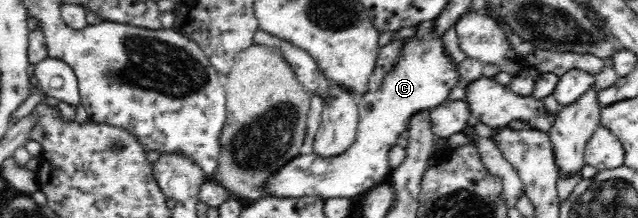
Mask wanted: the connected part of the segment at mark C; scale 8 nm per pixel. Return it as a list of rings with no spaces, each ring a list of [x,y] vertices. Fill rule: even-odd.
[[[435,20],[414,24],[415,33],[400,41],[401,50],[393,70],[385,75],[380,89],[369,90],[360,95],[357,102],[359,108],[359,122],[356,140],[347,148],[346,152],[337,157],[318,156],[316,153],[299,154],[289,160],[280,170],[268,179],[268,193],[270,197],[282,199],[299,198],[302,196],[316,196],[322,200],[328,198],[353,198],[361,197],[366,192],[387,180],[394,169],[389,163],[389,152],[392,147],[398,146],[396,141],[408,132],[412,116],[420,112],[432,112],[439,104],[449,100],[451,91],[461,84],[459,72],[460,64],[456,63],[444,44],[442,34],[435,31]]]

